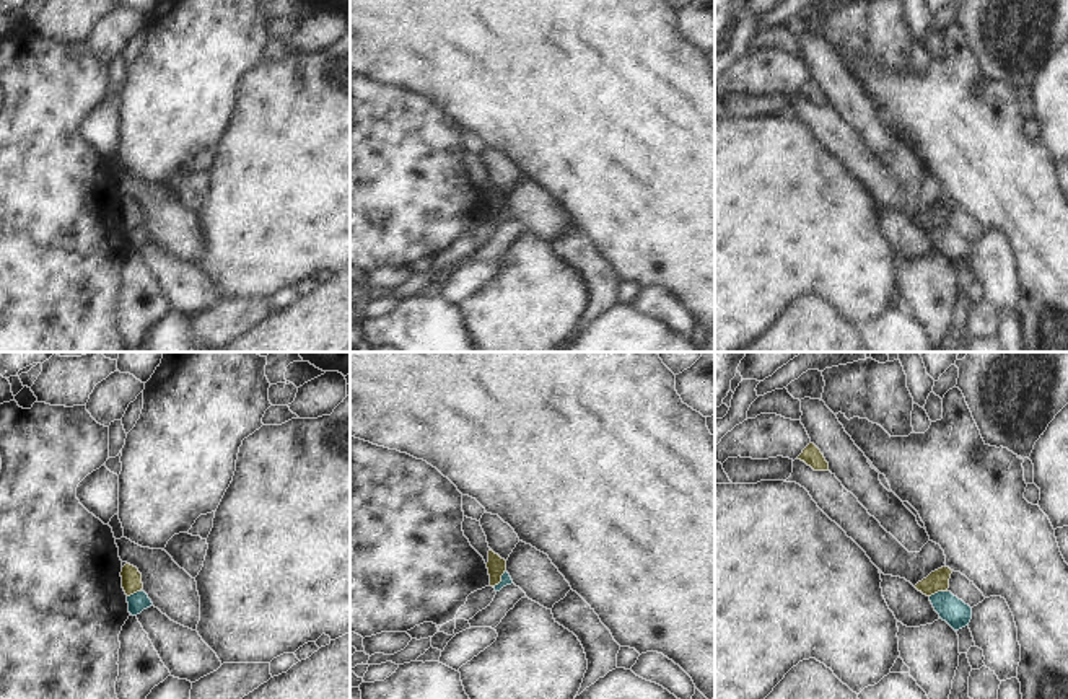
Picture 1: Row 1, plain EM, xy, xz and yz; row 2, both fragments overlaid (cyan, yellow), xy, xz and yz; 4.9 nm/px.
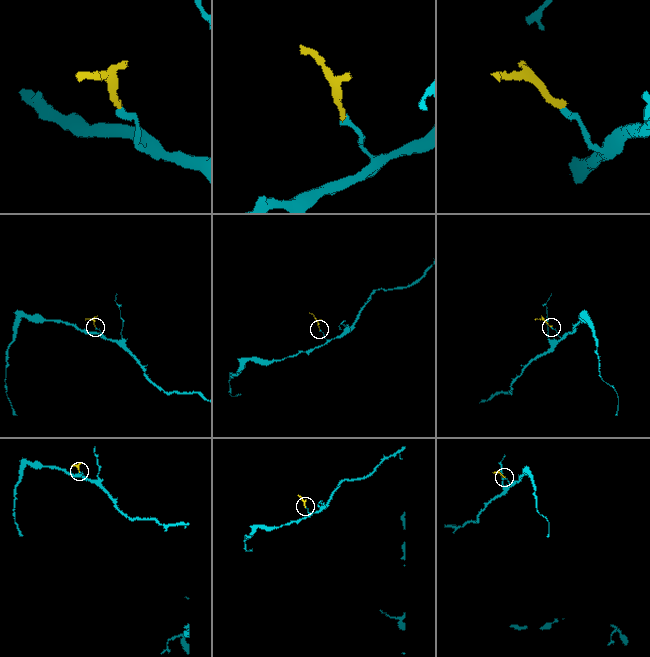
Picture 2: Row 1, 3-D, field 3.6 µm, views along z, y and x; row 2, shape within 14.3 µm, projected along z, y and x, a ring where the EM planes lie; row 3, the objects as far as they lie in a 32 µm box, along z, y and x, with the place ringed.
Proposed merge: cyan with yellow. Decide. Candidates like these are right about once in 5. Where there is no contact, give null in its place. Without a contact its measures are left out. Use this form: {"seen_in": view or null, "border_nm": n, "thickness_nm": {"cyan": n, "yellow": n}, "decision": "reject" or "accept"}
{"seen_in": "xz", "border_nm": 110, "thickness_nm": {"cyan": 50, "yellow": 90}, "decision": "reject"}

